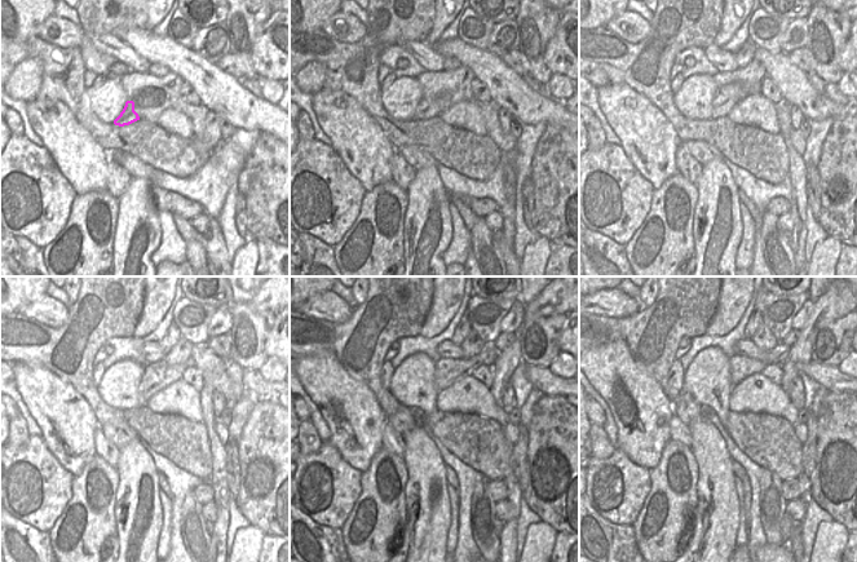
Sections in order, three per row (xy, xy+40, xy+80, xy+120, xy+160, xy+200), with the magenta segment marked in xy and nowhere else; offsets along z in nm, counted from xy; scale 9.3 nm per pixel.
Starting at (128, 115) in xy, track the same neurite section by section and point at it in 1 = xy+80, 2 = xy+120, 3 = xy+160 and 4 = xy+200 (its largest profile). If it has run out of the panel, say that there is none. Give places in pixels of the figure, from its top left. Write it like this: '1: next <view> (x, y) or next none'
1: next xy+80 (728, 96)
2: next xy+120 (159, 375)
3: next xy+160 (447, 371)
4: next xy+200 (741, 368)

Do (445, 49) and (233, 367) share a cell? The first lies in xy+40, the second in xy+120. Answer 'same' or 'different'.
different

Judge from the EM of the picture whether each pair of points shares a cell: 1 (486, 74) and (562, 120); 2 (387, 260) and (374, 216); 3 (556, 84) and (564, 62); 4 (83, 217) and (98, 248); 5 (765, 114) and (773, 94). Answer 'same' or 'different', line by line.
1: same
2: same
3: different
4: same
5: different

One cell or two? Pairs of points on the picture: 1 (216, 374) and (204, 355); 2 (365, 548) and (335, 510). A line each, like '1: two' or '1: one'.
1: one
2: two

